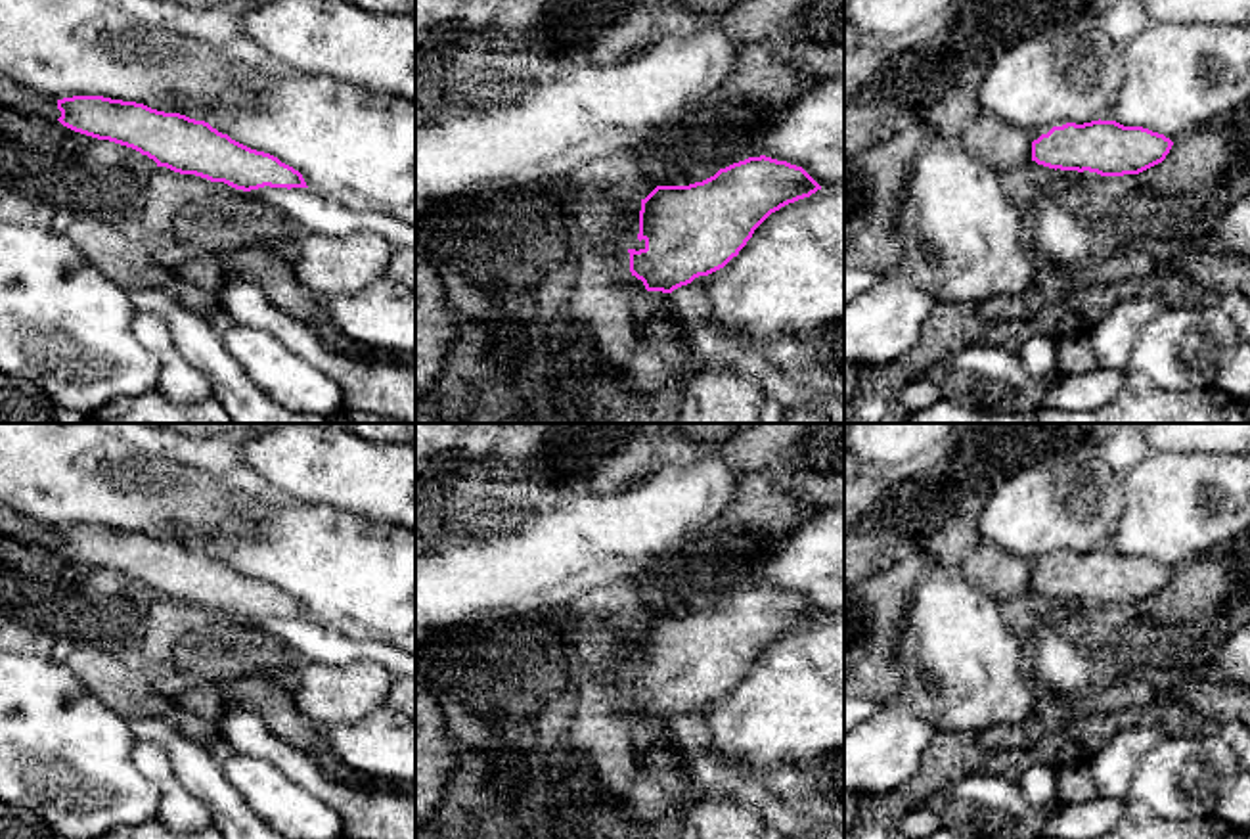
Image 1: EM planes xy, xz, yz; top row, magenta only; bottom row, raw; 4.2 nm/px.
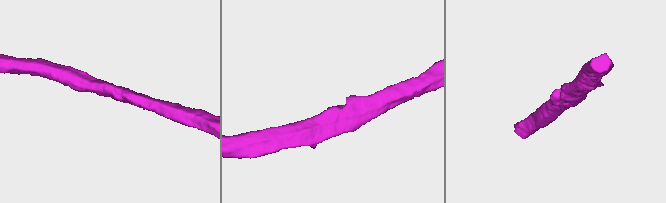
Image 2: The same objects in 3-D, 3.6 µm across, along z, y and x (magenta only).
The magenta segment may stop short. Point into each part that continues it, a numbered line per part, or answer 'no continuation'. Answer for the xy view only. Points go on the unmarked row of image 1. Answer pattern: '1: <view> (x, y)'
no continuation

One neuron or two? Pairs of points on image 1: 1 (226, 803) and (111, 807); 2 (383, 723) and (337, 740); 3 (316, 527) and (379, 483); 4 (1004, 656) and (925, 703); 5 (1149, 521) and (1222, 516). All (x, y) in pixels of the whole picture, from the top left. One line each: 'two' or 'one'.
1: two
2: one
3: two
4: one
5: one

